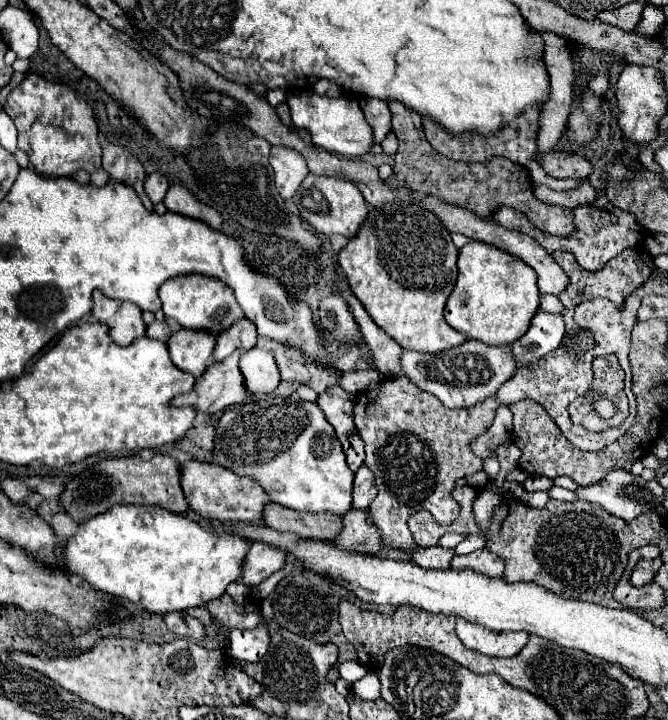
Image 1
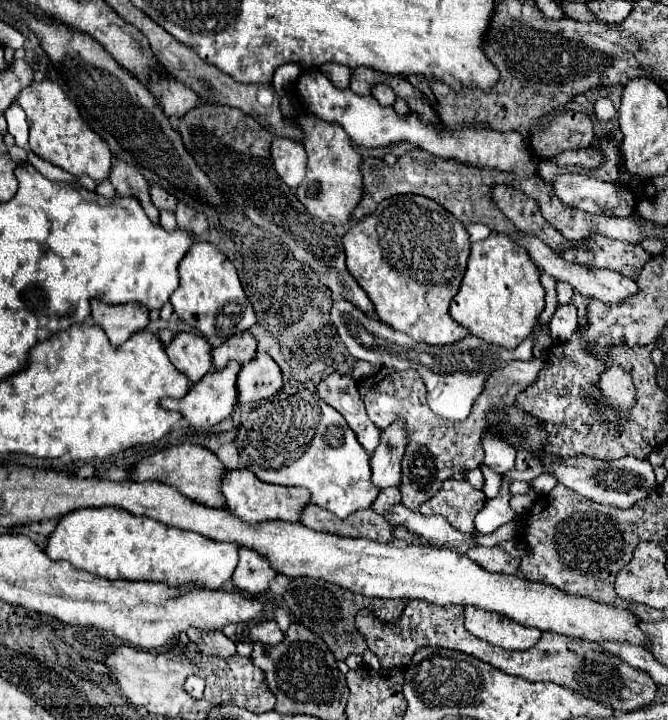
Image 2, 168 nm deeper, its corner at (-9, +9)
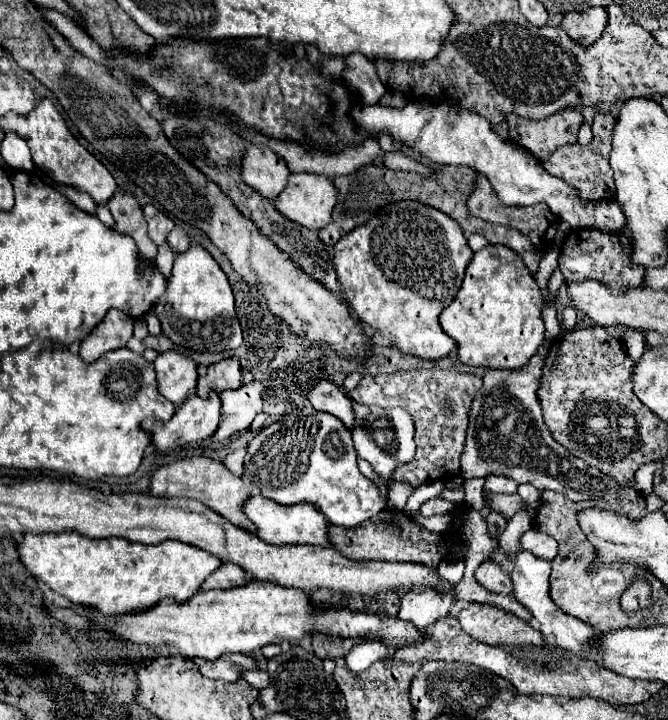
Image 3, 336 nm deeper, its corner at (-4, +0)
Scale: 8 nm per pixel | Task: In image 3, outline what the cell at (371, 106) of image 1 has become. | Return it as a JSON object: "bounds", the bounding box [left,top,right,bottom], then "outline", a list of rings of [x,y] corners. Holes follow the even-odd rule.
{"bounds":[344,56,386,104],"outline":[[[348,56],[344,78],[364,104],[378,104],[386,94],[386,86],[376,76],[376,66],[364,56]]]}

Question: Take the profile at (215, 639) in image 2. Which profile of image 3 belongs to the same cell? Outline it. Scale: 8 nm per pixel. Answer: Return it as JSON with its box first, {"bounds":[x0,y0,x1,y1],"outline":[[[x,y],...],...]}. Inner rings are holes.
{"bounds":[200,654,254,682],"outline":[[[222,654],[216,660],[206,660],[204,666],[200,666],[200,672],[214,680],[232,682],[240,678],[242,668],[252,668],[252,666],[254,666],[252,658],[244,654]]]}

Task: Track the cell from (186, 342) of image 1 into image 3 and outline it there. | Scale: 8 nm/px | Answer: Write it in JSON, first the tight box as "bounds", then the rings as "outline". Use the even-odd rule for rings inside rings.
{"bounds":[154,350,198,406],"outline":[[[176,350],[162,352],[154,362],[158,374],[158,390],[180,406],[192,392],[196,392],[198,366],[192,358],[182,356]]]}

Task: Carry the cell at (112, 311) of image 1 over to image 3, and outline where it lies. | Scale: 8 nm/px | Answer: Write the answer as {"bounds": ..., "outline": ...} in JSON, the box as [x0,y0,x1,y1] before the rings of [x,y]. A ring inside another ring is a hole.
{"bounds":[80,310,134,362],"outline":[[[110,310],[106,318],[82,340],[80,356],[88,362],[96,362],[110,350],[126,346],[132,338],[134,320],[122,310]]]}

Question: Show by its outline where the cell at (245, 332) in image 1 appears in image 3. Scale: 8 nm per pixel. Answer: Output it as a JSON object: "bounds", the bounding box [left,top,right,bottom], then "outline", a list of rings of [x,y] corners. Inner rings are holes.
{"bounds":[198,358,242,396],"outline":[[[224,358],[212,366],[208,366],[206,374],[198,378],[198,396],[208,396],[210,390],[222,392],[228,388],[242,386],[242,366],[238,358]]]}

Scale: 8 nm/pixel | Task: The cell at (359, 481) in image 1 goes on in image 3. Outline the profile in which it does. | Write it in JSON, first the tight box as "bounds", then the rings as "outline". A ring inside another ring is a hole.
{"bounds":[352,404,416,484],"outline":[[[354,404],[354,412],[356,412],[356,424],[352,430],[352,440],[358,456],[372,464],[372,470],[384,484],[392,484],[394,470],[400,464],[410,462],[416,454],[412,418],[402,408],[376,408],[376,406]]]}

